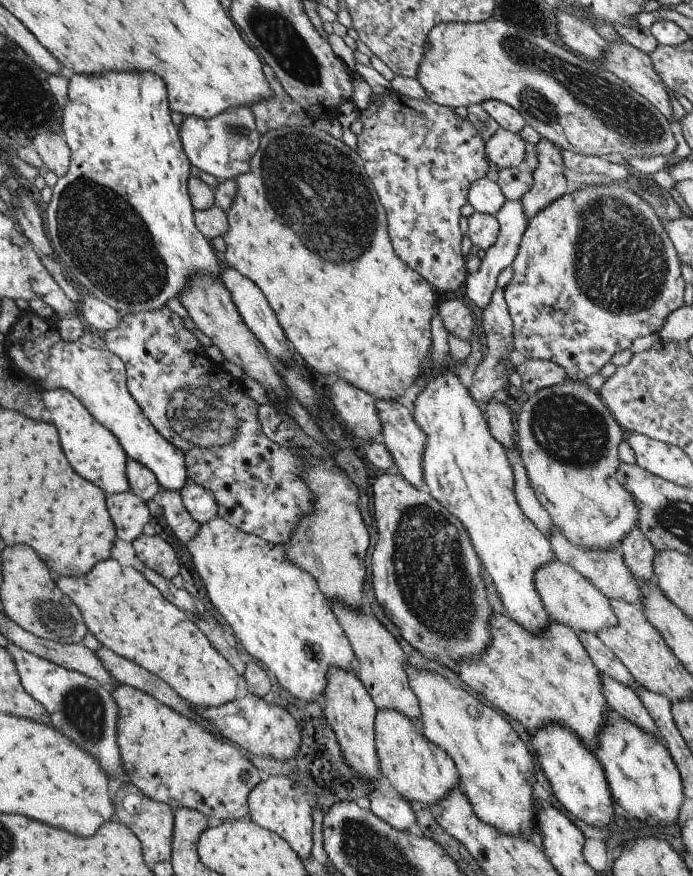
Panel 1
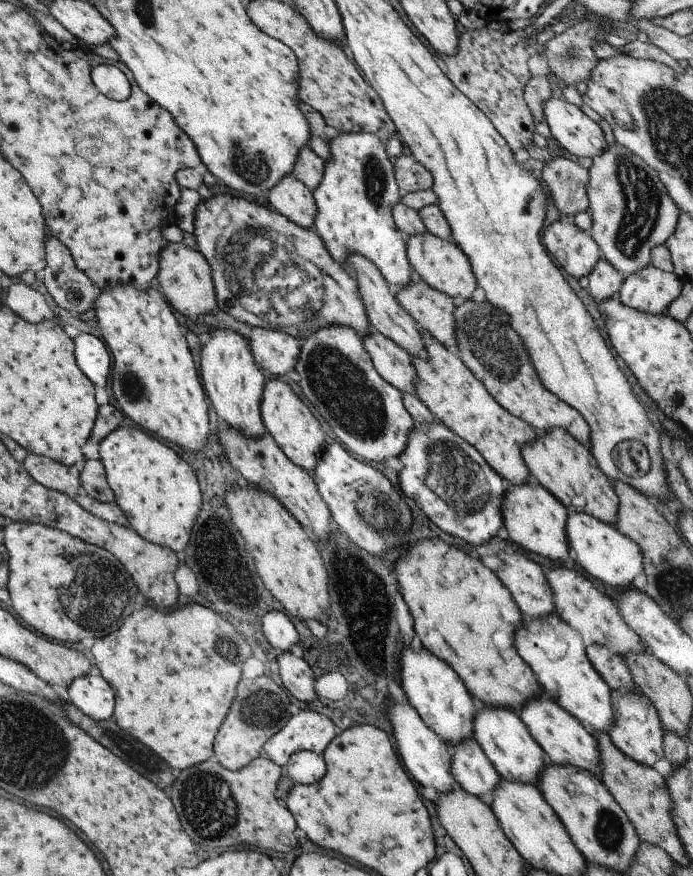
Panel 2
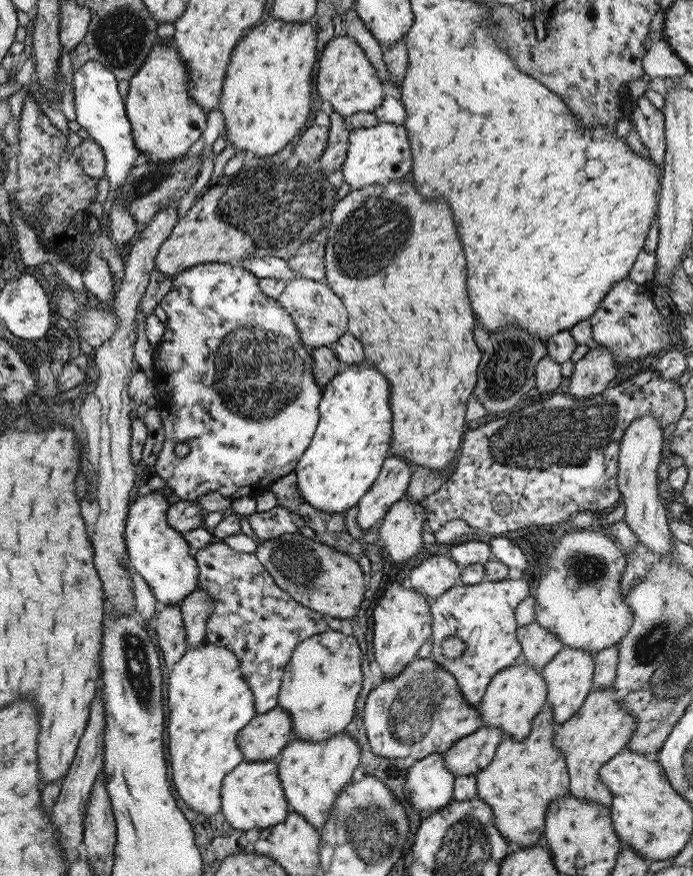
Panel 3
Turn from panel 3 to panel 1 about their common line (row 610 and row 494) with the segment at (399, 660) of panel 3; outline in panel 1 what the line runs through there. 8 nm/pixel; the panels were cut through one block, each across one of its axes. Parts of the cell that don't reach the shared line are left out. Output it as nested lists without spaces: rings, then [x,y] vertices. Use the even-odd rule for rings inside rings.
[[[384,471],[379,476],[375,476],[373,484],[371,484],[371,492],[373,492],[373,518],[375,518],[375,528],[377,528],[377,542],[373,544],[373,552],[371,553],[371,574],[373,574],[373,592],[377,602],[381,604],[383,612],[387,614],[387,618],[399,628],[401,636],[413,647],[418,650],[423,657],[435,659],[439,664],[445,667],[452,668],[453,663],[470,657],[471,655],[478,655],[489,644],[490,636],[488,631],[488,618],[491,616],[491,608],[487,599],[485,599],[484,583],[479,574],[481,566],[480,560],[477,558],[473,547],[471,546],[467,531],[465,527],[455,518],[449,514],[429,493],[417,490],[412,484],[407,482],[399,474],[393,474],[389,471]]]

